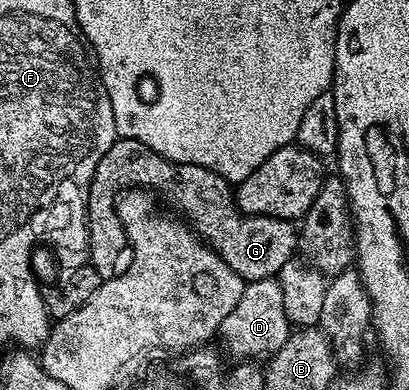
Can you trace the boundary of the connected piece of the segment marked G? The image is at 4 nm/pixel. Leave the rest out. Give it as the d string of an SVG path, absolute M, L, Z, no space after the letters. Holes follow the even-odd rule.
M118 138L110 150L102 154L88 191L88 210L94 210L96 232L86 232L86 254L94 254L90 263L94 270L98 270L101 281L122 274L132 261L132 258L120 258L118 254L122 238L128 238L128 235L124 226L118 226L120 219L116 213L116 197L125 189L164 185L169 202L177 208L175 211L188 227L246 282L279 277L282 266L297 255L298 228L293 221L273 216L247 216L236 205L233 185L214 174L214 170L206 170L206 166L175 164L142 142ZM102 246L108 246L104 254Z

